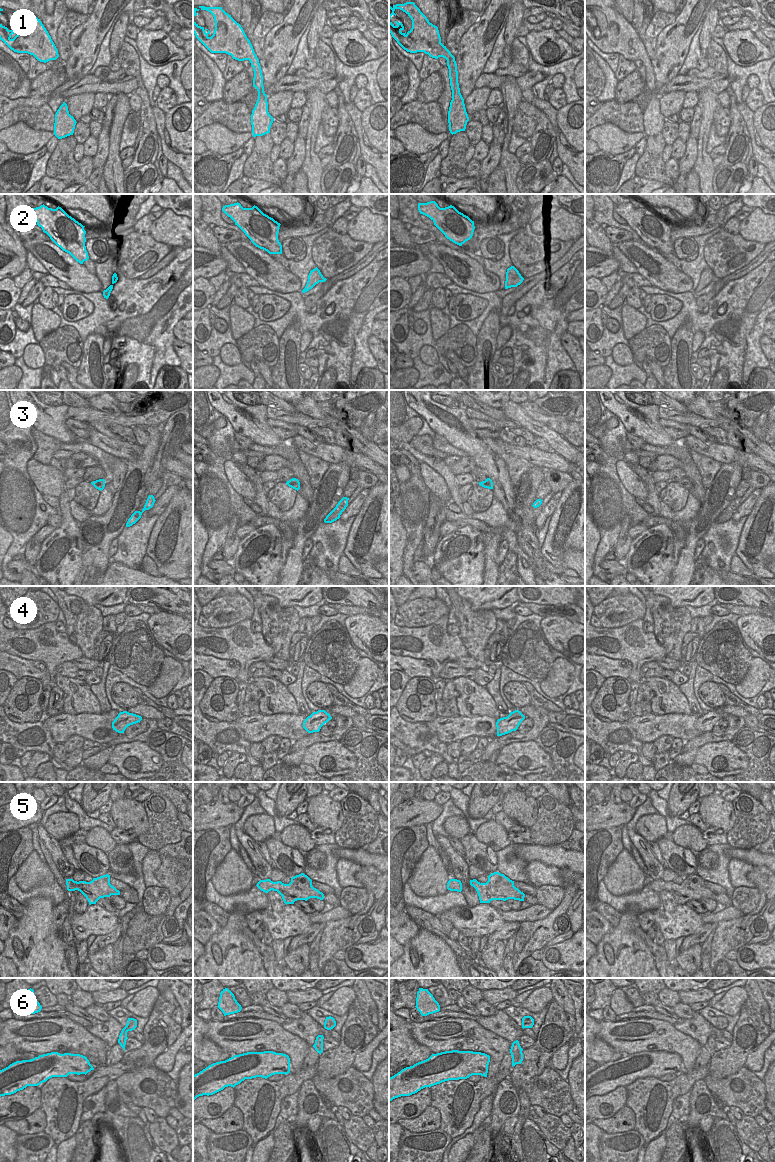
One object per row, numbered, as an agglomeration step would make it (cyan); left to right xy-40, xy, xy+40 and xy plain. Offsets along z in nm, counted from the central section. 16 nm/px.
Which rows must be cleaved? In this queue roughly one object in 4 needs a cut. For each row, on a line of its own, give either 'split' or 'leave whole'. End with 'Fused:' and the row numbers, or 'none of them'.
1: leave whole
2: leave whole
3: leave whole
4: split
5: leave whole
6: leave whole
Fused: 4

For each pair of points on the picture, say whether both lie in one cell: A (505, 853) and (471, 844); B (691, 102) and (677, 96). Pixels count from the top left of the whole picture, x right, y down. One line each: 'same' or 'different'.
A: different
B: different

